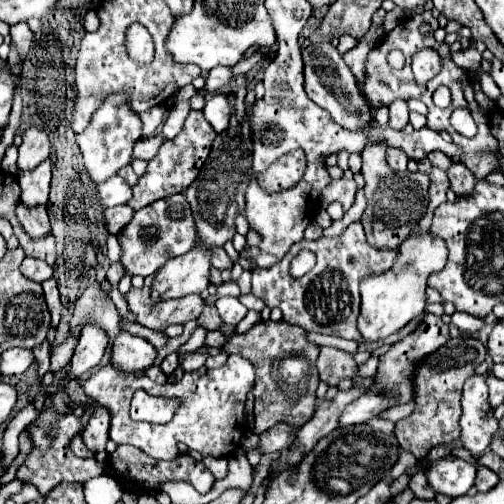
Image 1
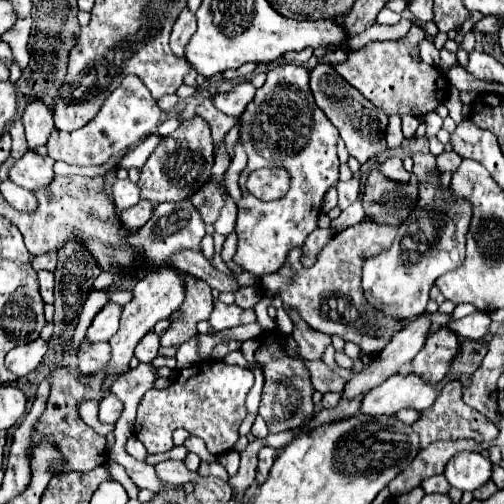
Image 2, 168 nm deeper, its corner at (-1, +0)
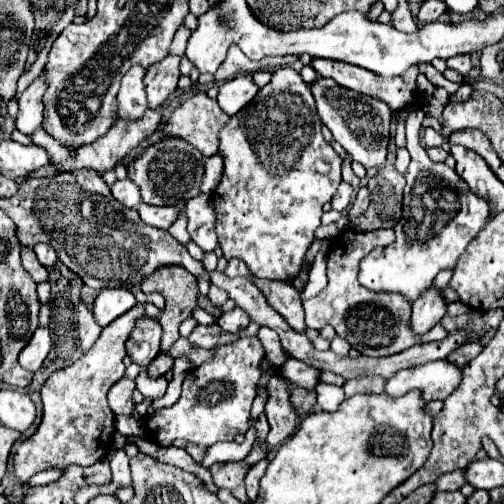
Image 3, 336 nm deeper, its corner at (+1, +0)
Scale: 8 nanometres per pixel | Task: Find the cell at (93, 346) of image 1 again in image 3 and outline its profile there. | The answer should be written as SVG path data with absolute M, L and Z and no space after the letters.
M113 288L113 290L101 290L99 296L95 298L95 320L101 326L111 324L115 318L119 318L121 314L125 314L129 308L133 308L137 304L135 296L131 294L129 288Z

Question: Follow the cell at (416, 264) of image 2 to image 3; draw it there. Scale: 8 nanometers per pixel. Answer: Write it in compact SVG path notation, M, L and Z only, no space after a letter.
M411 110L405 122L407 150L411 164L405 172L407 186L403 194L403 216L395 226L397 240L387 248L375 248L361 260L359 282L369 290L393 290L413 302L443 268L453 268L467 244L485 228L489 202L469 190L465 180L447 164L435 164L419 144L419 130L425 112Z

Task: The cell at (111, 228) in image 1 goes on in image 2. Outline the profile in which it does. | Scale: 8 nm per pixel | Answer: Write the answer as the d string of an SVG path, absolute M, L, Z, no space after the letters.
M139 200L139 204L135 204L129 210L121 212L119 214L119 220L123 220L123 228L137 230L137 228L141 228L151 218L151 210L153 210L153 204L151 202Z

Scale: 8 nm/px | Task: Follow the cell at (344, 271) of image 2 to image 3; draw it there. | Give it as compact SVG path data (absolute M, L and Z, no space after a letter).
M381 228L373 232L353 232L351 240L341 238L339 244L335 244L327 254L327 286L317 294L315 298L309 298L303 302L305 306L305 322L309 328L321 330L325 324L331 324L337 332L337 336L345 338L351 348L359 350L365 356L391 356L397 352L403 352L405 348L411 348L413 344L425 344L443 340L447 336L447 330L437 324L433 326L425 336L413 336L409 330L409 316L411 316L411 304L405 300L405 296L397 294L377 294L373 290L365 290L357 280L359 262L377 246L391 246L395 240L395 232L391 228Z

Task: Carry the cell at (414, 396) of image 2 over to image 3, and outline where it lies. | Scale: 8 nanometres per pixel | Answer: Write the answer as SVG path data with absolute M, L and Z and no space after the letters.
M437 360L429 364L419 364L397 372L387 380L385 392L389 396L403 396L411 390L421 390L427 402L445 400L461 384L461 368L449 360Z

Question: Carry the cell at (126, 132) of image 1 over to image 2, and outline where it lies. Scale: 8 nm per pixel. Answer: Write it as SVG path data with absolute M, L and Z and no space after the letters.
M125 76L121 86L115 88L107 96L107 100L103 102L103 108L89 124L85 124L83 128L75 132L53 130L47 140L47 150L51 158L63 160L67 164L99 166L99 164L109 162L121 150L133 148L135 144L141 144L153 132L157 132L159 118L161 118L161 110L157 102L151 98L145 84L137 76Z

